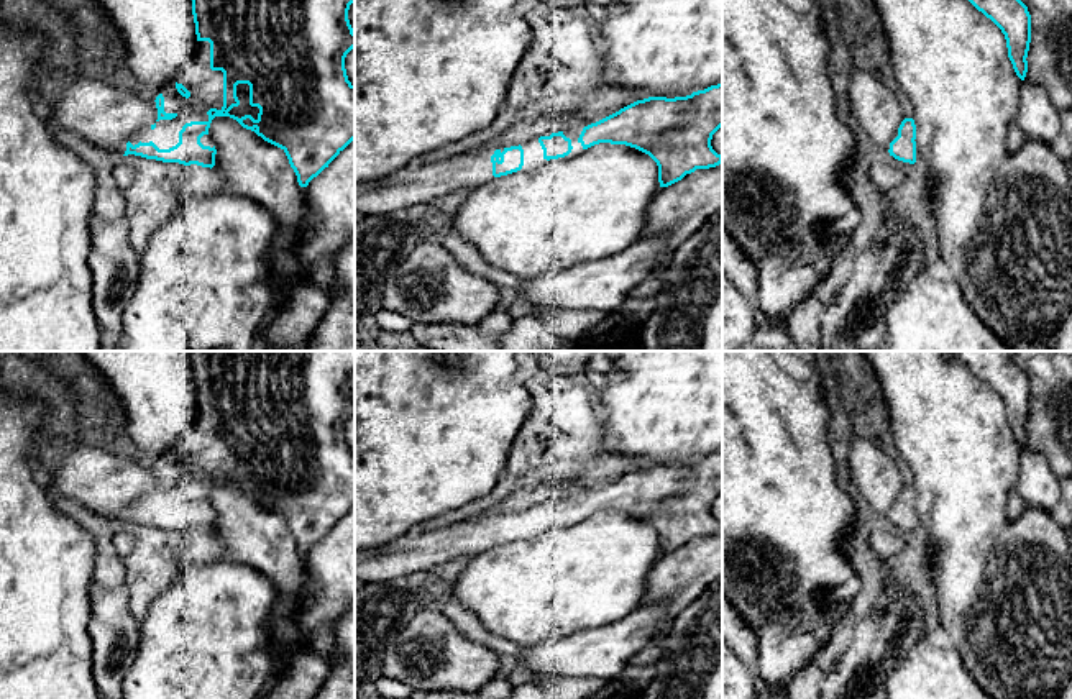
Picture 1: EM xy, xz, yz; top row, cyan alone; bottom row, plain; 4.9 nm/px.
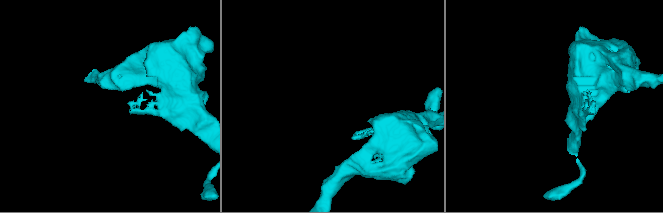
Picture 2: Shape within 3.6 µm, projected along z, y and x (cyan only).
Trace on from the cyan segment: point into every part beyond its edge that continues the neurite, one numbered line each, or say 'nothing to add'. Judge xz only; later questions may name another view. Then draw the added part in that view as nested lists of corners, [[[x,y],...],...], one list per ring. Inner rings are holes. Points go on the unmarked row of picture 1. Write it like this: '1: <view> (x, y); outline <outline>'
1: xz (573, 502); outline [[[584,494],[575,496],[575,497],[565,497],[563,499],[563,502],[571,507],[571,514],[573,514],[571,520],[568,523],[565,523],[565,525],[573,525],[573,523],[576,523],[576,522],[580,522],[580,520],[584,519],[583,514],[581,514],[581,510],[578,509],[583,496]]]

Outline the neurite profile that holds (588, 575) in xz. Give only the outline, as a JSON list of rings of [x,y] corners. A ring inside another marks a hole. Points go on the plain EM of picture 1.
[[[599,510],[573,525],[550,527],[535,538],[494,545],[470,558],[451,594],[489,633],[534,646],[584,628],[606,627],[637,610],[647,576],[660,556],[658,533],[648,522],[625,512]]]

